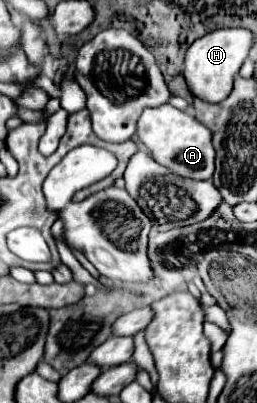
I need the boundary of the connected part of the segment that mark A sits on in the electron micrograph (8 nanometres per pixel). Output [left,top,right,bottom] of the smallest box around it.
[137,104,215,180]

